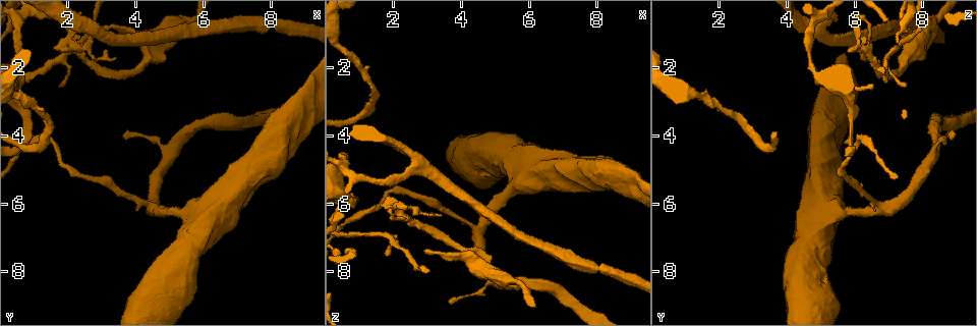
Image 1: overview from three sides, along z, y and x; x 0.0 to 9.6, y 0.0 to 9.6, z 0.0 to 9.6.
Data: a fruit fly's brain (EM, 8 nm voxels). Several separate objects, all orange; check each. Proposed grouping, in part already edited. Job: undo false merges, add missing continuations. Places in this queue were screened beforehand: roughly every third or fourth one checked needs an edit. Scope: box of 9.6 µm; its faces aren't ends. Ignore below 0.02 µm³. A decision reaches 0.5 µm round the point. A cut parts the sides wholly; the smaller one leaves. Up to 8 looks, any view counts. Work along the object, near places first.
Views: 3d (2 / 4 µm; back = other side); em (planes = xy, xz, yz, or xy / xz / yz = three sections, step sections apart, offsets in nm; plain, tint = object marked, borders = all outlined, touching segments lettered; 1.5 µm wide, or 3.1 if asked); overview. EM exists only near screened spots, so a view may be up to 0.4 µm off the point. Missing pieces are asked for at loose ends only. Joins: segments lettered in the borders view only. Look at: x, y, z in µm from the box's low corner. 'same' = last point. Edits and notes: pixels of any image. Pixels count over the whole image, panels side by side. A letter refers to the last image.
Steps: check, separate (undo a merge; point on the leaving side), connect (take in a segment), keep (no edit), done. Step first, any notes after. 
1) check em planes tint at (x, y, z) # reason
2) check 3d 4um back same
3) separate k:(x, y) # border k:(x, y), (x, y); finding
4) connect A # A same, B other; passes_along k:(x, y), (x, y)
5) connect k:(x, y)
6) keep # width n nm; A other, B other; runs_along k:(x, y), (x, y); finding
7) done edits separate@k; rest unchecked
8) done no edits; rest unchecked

check em yz step 4 tint at (8.05, 0.70, 7.90) # thin neck

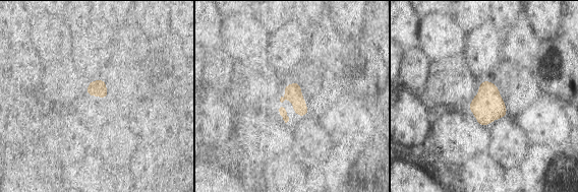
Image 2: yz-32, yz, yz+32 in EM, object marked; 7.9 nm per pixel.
check em yz step 4 borders same

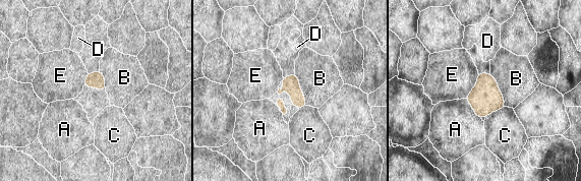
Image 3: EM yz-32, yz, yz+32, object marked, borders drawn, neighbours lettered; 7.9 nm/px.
keep # longest_contact B 280 nm; A other, B other, C other, D other, E other; border 3:(295, 72), (307, 105); continuous, no second neuron

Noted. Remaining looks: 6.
check em planes borders at (1.80, 2.55, 7.50) # an open end

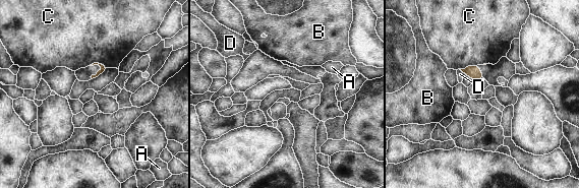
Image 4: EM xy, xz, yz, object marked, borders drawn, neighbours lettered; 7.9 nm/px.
keep # A other, B other, C other, D other; no lettered segment goes on from it

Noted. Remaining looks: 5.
check em planes borders at (4.55, 6.10, 6.75) # small branch off a trunk

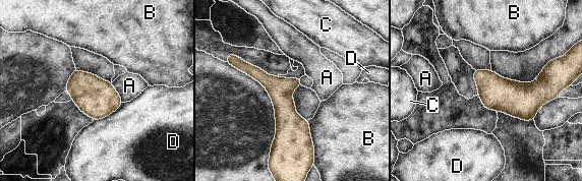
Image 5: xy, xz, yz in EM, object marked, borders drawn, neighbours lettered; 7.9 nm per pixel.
keep # A other, B other, C other, D other; one neuron here

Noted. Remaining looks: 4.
done no edits; rest unchecked

